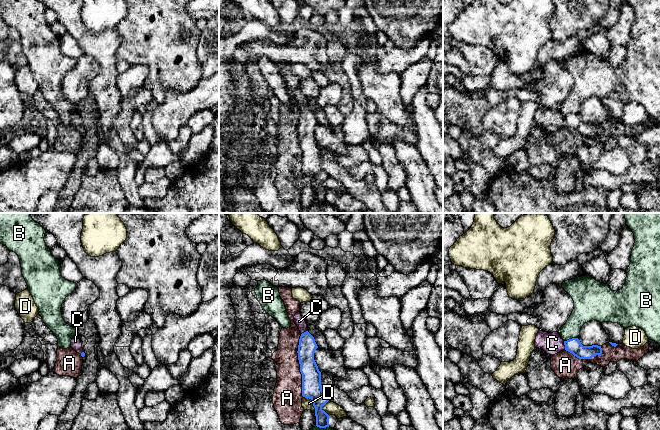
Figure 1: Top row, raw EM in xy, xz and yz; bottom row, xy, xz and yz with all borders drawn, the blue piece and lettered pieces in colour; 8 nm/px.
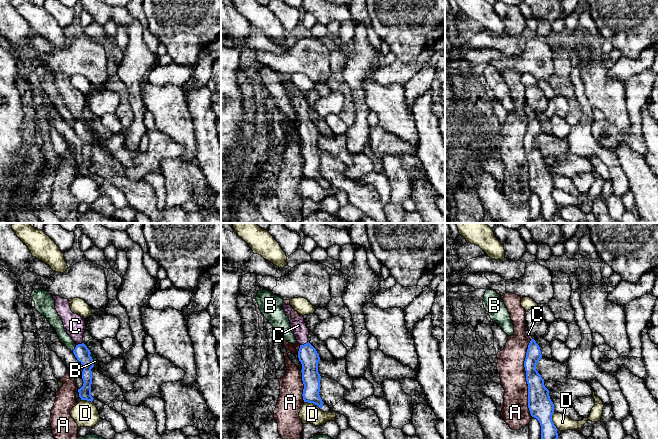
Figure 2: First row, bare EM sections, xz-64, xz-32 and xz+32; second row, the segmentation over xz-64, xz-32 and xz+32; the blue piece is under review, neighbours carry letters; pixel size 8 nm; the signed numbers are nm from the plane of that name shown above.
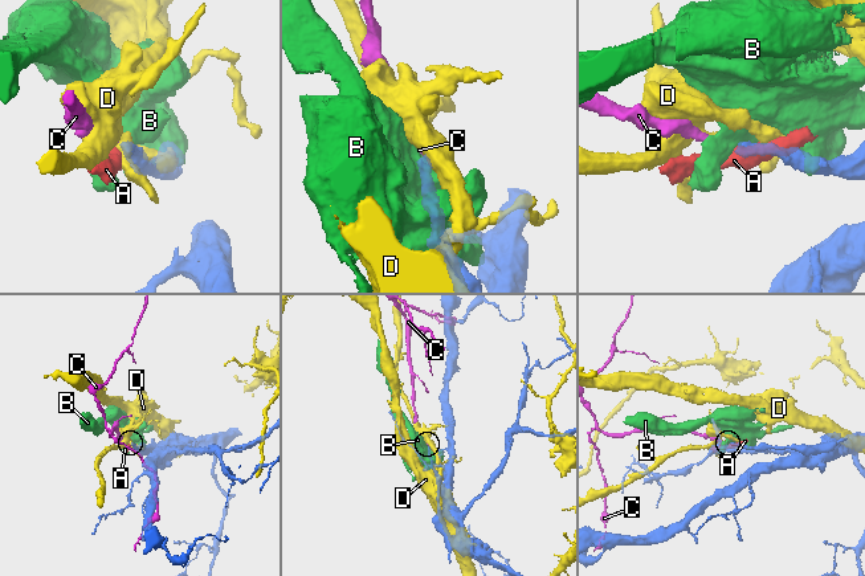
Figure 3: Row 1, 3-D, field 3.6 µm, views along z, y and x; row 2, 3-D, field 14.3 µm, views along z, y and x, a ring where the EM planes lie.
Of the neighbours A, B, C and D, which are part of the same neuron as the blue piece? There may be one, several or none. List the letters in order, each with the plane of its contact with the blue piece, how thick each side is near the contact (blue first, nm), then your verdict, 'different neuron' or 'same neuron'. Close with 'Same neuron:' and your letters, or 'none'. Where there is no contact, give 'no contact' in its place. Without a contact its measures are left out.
A: xz | 160/220 nm | different neuron
B: yz | 120/170 nm | different neuron
C: yz | 120/170 nm | same neuron
D: xz | 160/90 nm | different neuron
Same neuron: C

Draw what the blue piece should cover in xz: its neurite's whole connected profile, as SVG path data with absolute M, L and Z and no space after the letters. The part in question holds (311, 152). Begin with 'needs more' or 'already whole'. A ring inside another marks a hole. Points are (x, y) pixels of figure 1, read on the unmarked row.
needs more; M300 87L294 92L301 112L298 121L298 136L302 150L302 172L313 177L316 192L316 202L329 203L329 191L322 183L329 177L321 161L321 148L314 136L314 128L318 124L314 113L307 107L307 99L302 94Z

